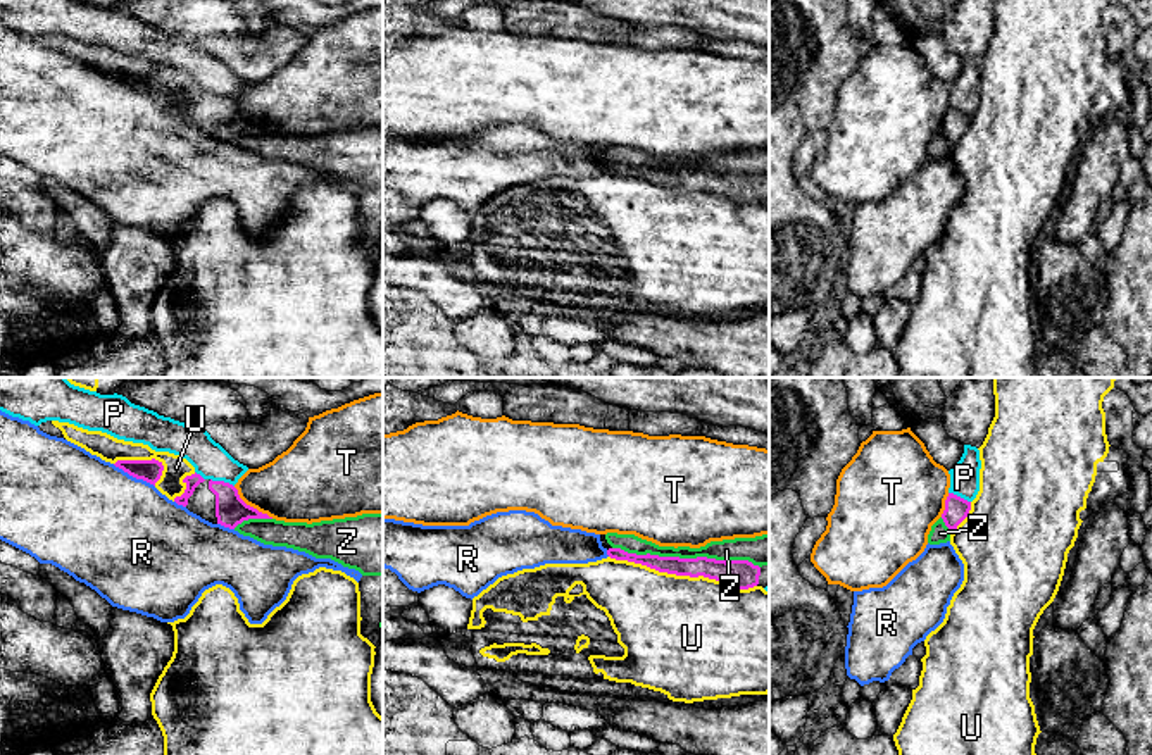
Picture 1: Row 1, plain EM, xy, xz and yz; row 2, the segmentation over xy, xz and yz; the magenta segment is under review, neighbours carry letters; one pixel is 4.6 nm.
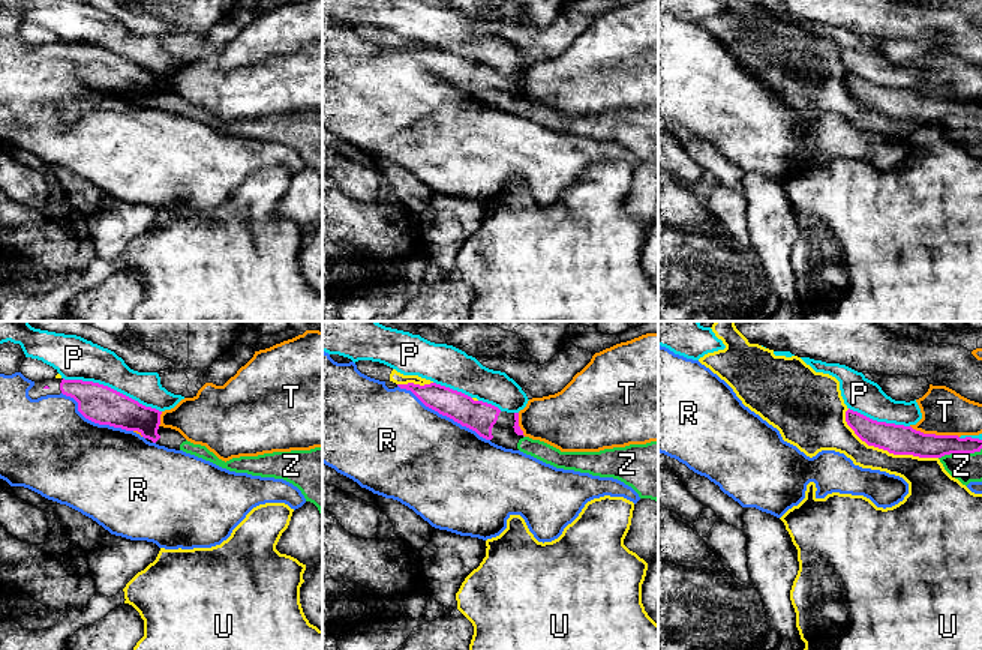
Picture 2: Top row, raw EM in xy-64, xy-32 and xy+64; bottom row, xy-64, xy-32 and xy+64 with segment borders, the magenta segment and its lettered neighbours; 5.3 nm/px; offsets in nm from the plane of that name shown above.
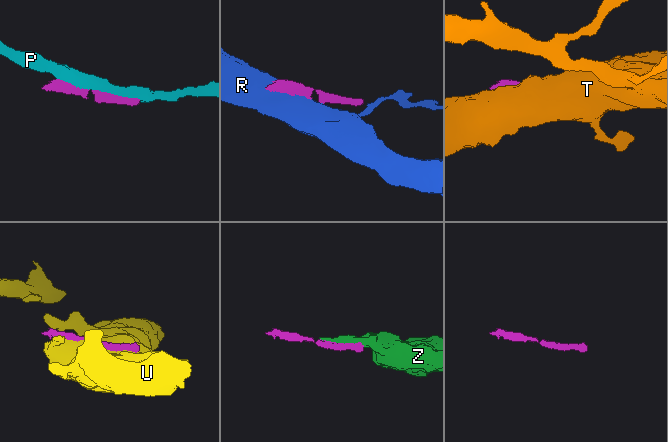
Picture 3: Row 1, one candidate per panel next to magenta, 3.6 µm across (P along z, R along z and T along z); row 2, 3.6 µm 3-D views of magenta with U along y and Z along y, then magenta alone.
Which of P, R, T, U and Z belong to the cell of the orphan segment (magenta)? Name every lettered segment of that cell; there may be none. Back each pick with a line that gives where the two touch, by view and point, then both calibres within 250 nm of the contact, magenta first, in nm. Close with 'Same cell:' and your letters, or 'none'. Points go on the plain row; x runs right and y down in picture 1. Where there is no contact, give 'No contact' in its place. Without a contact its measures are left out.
Z: Touches magenta at xz (687, 173). Thickness 130 nm (magenta) against 110 nm
Same cell: Z

